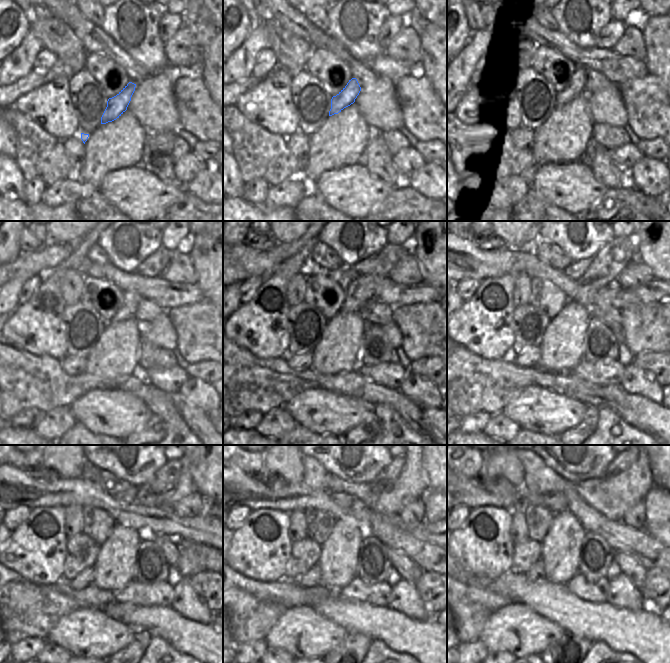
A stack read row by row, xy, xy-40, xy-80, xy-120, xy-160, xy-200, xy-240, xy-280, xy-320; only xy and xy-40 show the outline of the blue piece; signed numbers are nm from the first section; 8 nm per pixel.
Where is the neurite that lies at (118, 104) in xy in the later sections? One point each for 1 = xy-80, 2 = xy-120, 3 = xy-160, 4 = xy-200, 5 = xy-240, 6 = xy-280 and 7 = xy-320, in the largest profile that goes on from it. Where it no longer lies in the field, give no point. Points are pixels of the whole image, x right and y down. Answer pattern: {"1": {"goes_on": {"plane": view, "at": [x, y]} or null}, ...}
{"1": {"goes_on": {"plane": "xy-80", "at": [575, 89]}}, "2": {"goes_on": {"plane": "xy-120", "at": [131, 299]}}, "3": {"goes_on": {"plane": "xy-160", "at": [359, 292]}}, "4": {"goes_on": {"plane": "xy-200", "at": [611, 259]}}, "5": {"goes_on": {"plane": "xy-240", "at": [152, 494]}}, "6": {"goes_on": {"plane": "xy-280", "at": [390, 473]}}, "7": {"goes_on": {"plane": "xy-320", "at": [618, 465]}}}

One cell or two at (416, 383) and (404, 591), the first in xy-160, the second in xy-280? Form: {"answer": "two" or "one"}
{"answer": "one"}

